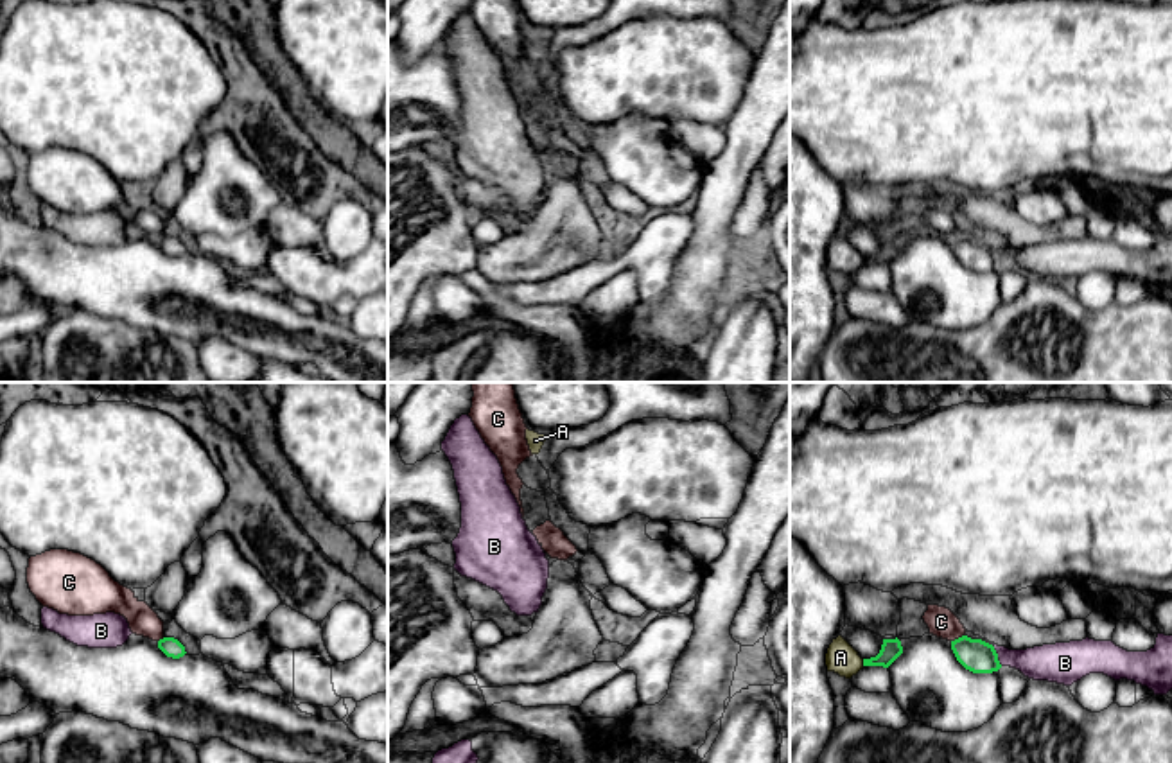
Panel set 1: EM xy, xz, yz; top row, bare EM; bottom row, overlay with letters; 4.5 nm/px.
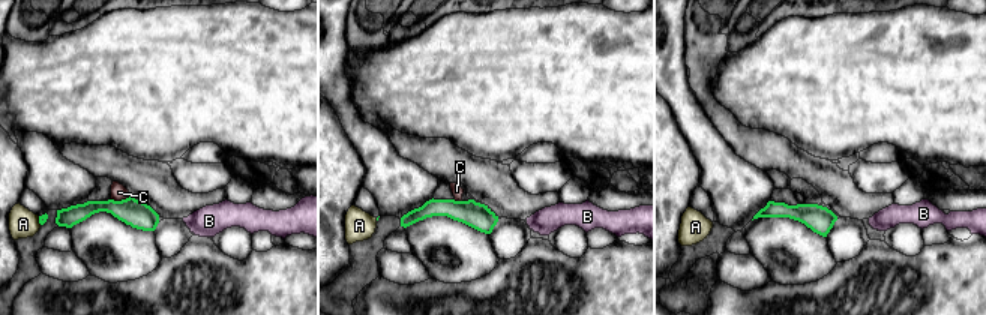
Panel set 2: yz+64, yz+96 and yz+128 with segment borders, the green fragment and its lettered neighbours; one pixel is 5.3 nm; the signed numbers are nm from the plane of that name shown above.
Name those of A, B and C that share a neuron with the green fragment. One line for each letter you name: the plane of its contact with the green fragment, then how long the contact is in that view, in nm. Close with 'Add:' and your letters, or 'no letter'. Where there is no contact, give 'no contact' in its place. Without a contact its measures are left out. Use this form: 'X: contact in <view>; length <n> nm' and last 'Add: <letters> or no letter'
Add: no letter

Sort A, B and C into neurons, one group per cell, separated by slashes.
A / B / C

